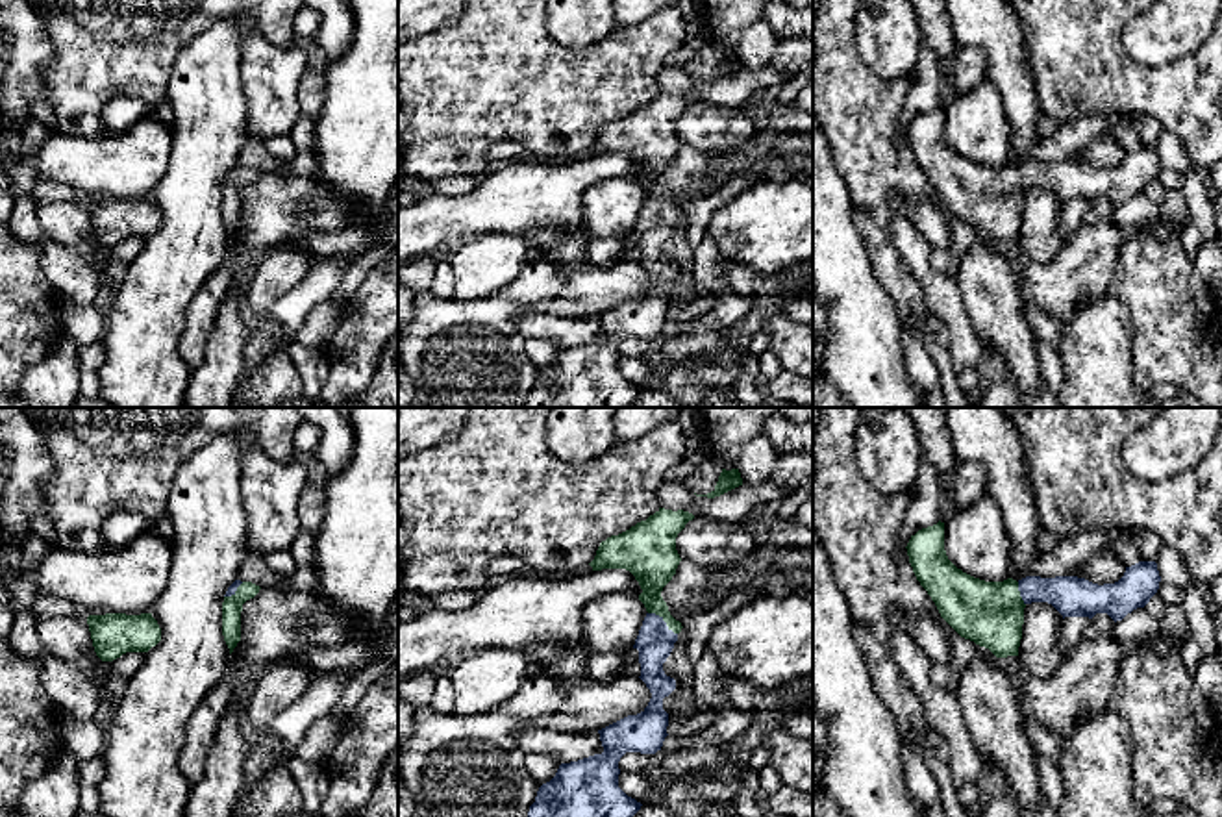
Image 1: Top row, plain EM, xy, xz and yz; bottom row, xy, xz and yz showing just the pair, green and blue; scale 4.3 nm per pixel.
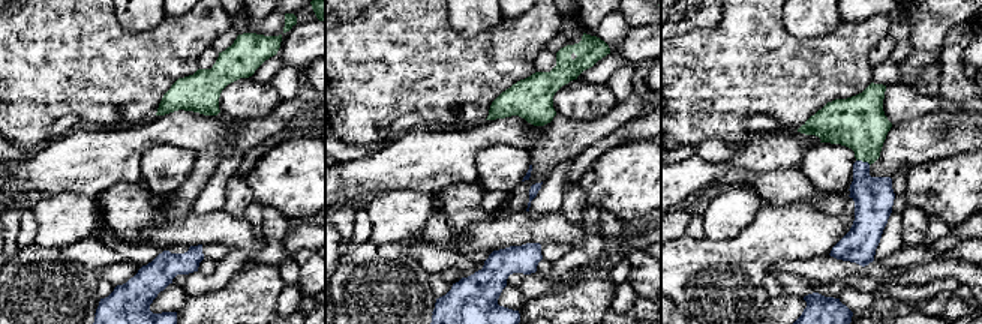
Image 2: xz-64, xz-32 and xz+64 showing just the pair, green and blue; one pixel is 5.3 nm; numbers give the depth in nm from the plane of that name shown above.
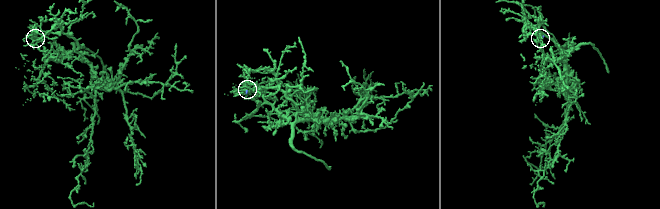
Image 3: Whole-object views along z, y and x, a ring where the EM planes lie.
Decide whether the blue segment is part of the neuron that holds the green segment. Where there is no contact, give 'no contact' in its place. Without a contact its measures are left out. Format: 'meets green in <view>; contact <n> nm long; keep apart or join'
meets green in xz; contact 160 nm long; join

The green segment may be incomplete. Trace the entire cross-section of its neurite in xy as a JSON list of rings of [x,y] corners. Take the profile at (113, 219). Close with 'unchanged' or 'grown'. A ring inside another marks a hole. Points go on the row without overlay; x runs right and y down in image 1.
[[[106,198],[87,202],[96,241],[113,246],[126,237],[148,237],[161,226],[161,213],[152,198]]] | unchanged

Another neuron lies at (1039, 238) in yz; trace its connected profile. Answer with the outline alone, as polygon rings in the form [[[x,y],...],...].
[[[1031,187],[1024,193],[1018,246],[1024,261],[1052,261],[1068,239],[1059,228],[1063,200],[1048,187]]]

